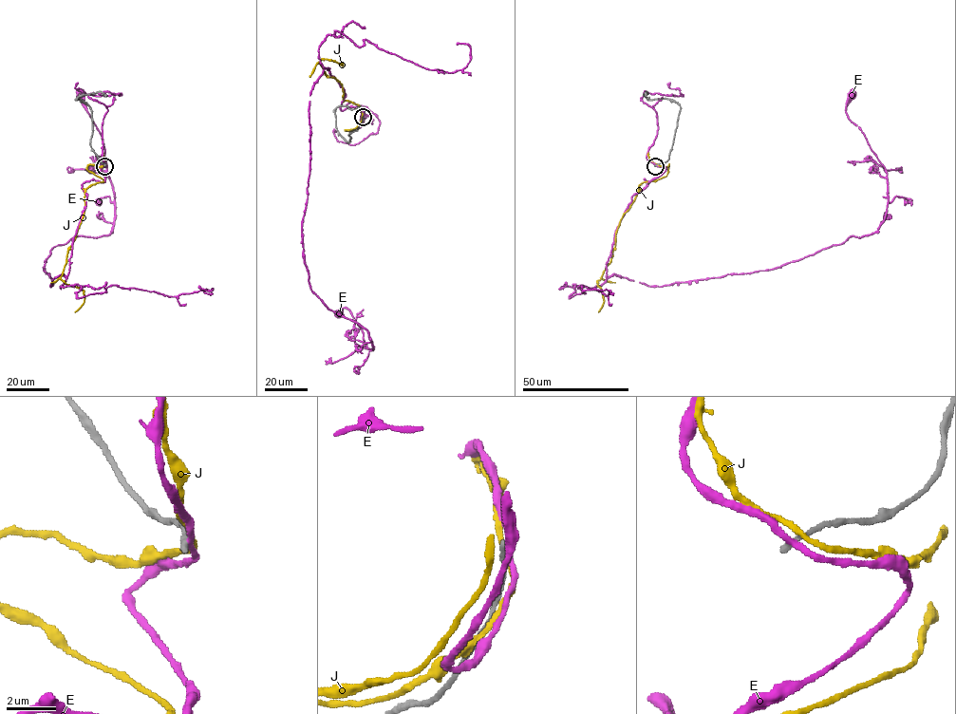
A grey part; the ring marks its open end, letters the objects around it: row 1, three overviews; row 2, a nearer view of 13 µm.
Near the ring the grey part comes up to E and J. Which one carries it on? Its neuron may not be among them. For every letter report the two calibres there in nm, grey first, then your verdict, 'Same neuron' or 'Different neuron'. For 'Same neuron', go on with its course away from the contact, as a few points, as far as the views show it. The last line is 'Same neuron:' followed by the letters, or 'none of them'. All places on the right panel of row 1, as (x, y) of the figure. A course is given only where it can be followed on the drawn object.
E: Thickness 280 nm (grey) against 240 nm. Different neuron
J: Thickness 320 nm (grey) against 200 nm. Different neuron
Same neuron: none of them

